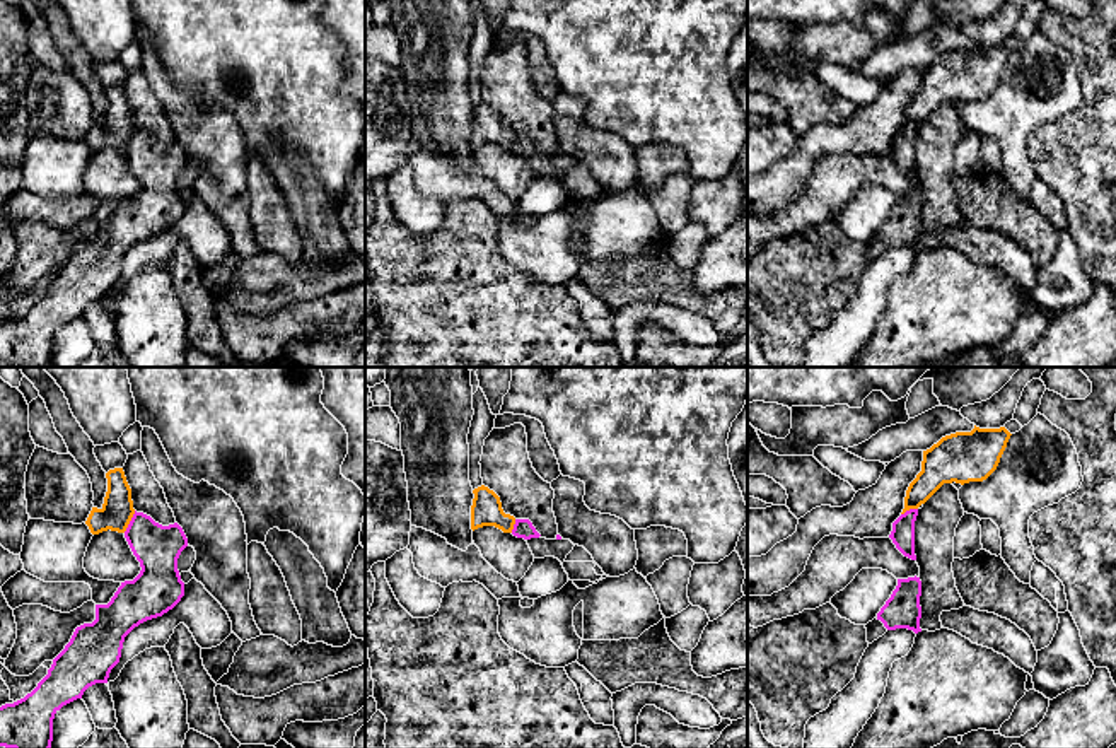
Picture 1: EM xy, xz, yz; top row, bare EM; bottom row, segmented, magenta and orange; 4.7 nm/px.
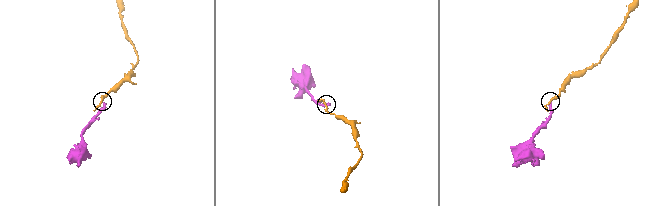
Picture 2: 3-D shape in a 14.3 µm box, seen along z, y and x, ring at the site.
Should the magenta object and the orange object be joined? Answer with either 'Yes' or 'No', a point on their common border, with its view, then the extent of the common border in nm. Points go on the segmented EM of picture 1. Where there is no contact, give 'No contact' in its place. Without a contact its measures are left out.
No. Touches magenta at xy (130, 521). Shared border 120 nm

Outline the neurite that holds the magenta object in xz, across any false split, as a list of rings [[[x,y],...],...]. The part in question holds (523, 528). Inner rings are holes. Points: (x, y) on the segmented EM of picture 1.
[[[515,519],[512,535],[527,541],[534,558],[555,557],[563,564],[575,546],[570,540],[563,540],[560,535],[556,535],[555,540],[543,538],[529,519]]]

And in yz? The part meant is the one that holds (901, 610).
[[[920,577],[898,579],[898,586],[891,598],[881,608],[877,617],[865,625],[867,642],[872,644],[887,630],[908,628],[915,634],[921,632],[921,581]]]

